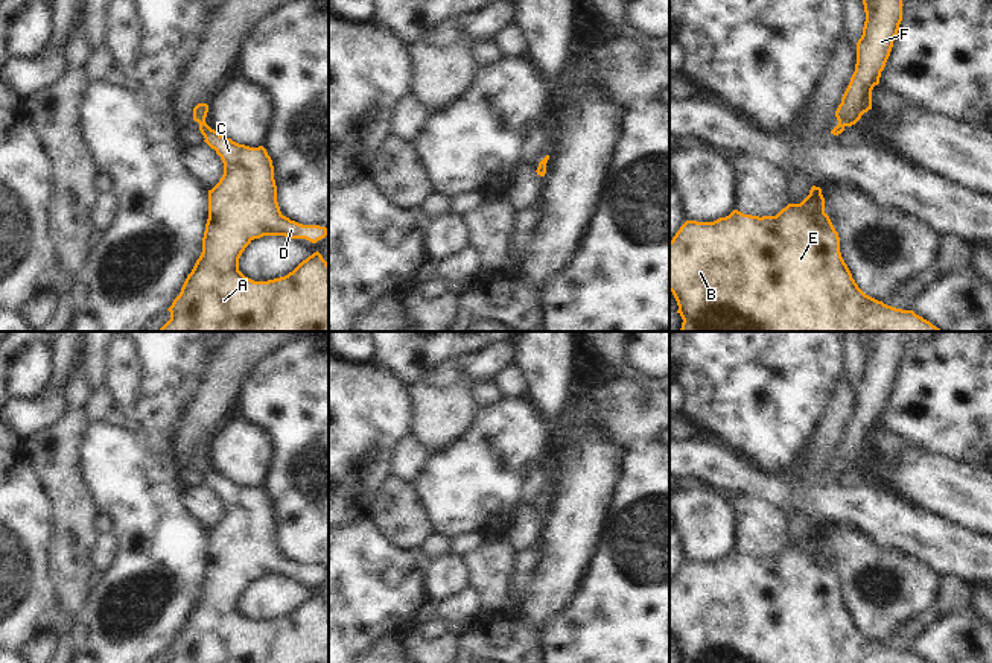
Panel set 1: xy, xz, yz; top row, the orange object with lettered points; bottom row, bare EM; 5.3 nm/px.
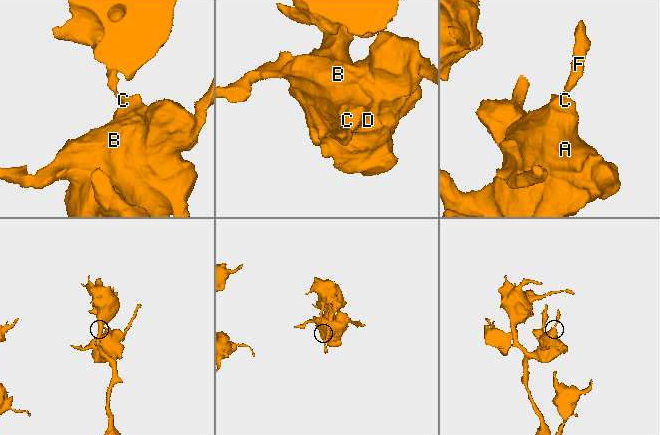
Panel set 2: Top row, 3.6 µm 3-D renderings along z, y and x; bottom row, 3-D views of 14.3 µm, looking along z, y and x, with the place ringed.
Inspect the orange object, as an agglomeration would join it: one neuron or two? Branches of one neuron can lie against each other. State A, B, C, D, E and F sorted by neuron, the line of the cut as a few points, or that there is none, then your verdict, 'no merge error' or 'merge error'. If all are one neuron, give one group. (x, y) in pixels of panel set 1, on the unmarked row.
A B C D E F | no cut | no merge error

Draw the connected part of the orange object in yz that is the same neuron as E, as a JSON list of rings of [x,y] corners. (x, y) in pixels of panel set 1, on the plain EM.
[[[816,526],[800,544],[788,544],[776,557],[733,550],[714,563],[686,561],[669,582],[669,631],[683,663],[930,663],[858,628],[841,598],[838,573],[825,554],[822,529]]]

